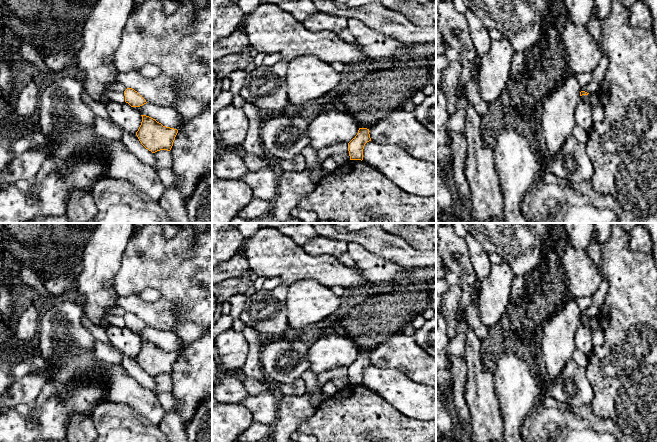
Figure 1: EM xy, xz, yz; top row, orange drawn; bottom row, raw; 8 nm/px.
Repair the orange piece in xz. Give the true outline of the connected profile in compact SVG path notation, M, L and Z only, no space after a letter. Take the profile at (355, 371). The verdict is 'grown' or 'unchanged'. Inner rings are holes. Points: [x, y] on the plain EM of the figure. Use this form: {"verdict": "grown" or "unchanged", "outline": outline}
{"verdict": "unchanged", "outline": "M359 352L357 359L348 367L350 384L363 384L363 373L371 365L369 353Z"}

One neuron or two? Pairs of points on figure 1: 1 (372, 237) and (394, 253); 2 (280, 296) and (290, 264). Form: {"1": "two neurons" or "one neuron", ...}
{"1": "one neuron", "2": "two neurons"}

